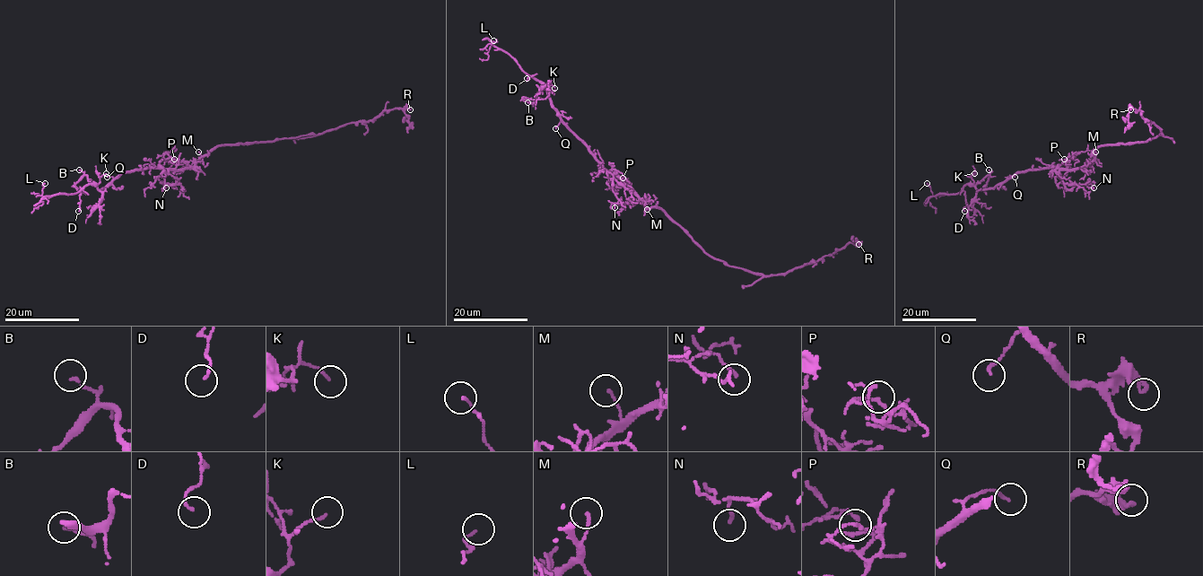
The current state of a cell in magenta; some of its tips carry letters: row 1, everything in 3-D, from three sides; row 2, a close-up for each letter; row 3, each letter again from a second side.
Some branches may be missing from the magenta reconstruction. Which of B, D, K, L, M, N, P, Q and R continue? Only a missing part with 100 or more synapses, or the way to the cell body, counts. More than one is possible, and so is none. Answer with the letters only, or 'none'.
none

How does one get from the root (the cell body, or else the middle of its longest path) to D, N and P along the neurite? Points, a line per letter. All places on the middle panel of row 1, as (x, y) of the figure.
D: (649, 207), (619, 178), (605, 170), (562, 120), (544, 86), (532, 76), (527, 78)
N: (649, 207), (617, 173), (613, 179), (613, 192), (619, 200), (614, 207)
P: (649, 207), (623, 178)

